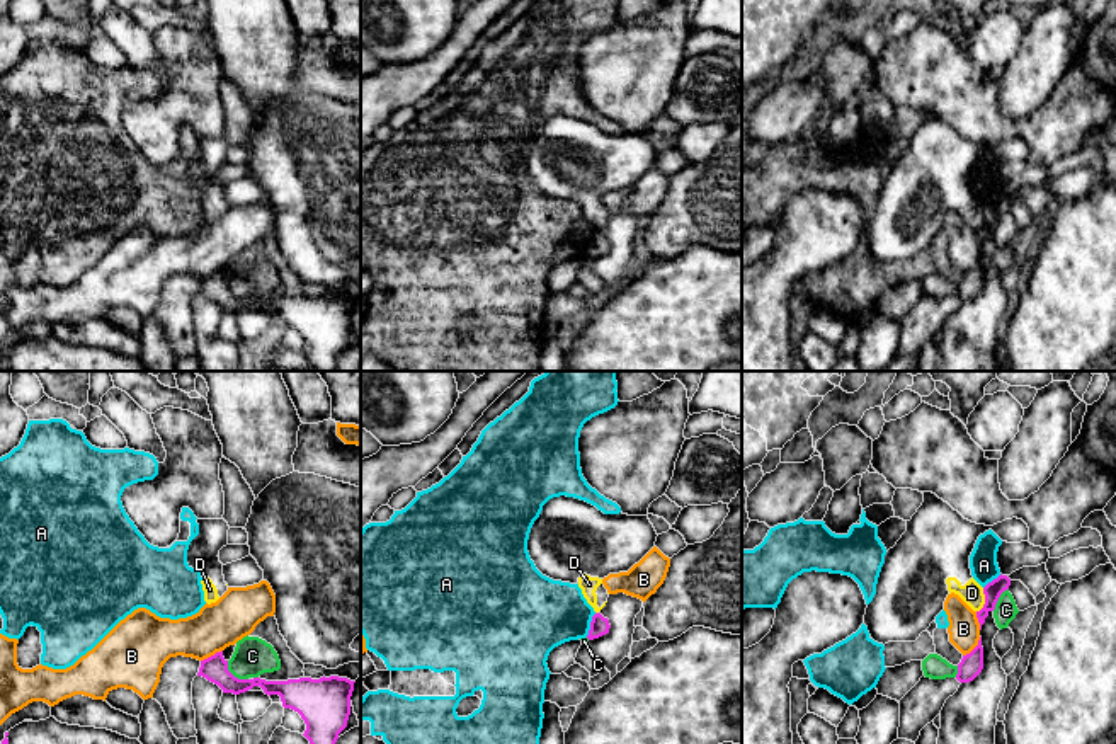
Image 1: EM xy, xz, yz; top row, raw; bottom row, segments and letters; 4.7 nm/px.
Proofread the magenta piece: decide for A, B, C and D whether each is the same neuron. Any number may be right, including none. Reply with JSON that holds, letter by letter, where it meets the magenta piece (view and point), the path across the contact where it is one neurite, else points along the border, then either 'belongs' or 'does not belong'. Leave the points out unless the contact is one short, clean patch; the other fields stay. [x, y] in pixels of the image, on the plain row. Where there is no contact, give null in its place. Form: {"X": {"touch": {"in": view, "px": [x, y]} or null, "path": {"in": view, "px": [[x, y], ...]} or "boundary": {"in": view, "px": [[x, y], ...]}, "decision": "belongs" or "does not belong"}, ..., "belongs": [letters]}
{"A": {"touch": {"in": "xz", "px": [591, 244]}, "boundary": {"in": "xz", "px": [[596, 232], [586, 254]]}, "decision": "does not belong"}, "B": {"touch": {"in": "yz", "px": [975, 266]}, "decision": "does not belong"}, "C": {"touch": {"in": "xy", "px": [232, 293]}, "decision": "does not belong"}, "D": {"touch": {"in": "yz", "px": [985, 218]}, "boundary": {"in": "yz", "px": [[984, 206], [984, 223], [977, 230]]}, "decision": "does not belong"}, "belongs": []}

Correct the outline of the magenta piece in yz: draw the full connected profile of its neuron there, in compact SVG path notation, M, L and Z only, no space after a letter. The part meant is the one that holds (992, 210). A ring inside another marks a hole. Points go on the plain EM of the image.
M1000 192L997 197L994 197L992 201L988 201L983 206L985 223L980 230L976 230L980 249L982 249L982 243L985 242L985 237L988 235L988 232L995 228L995 223L997 223L1000 213L1004 209L1007 209L1009 204L1011 204L1011 197L1007 194Z

